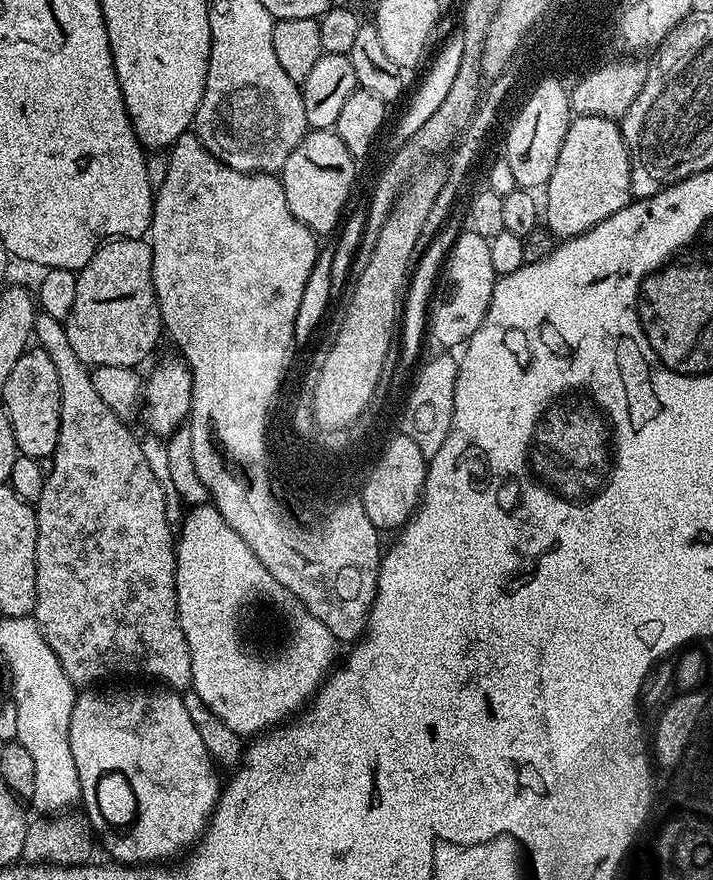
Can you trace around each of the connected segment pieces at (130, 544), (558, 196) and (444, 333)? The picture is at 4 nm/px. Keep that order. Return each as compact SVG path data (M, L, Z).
M37 311L32 327L35 343L50 354L50 362L54 362L54 370L58 370L58 386L60 387L60 429L56 450L50 457L52 469L47 469L44 477L42 498L34 506L36 509L36 611L34 613L38 626L42 630L42 638L58 656L62 670L66 670L66 678L77 686L92 686L95 680L104 680L107 676L153 676L153 681L173 690L184 690L191 685L190 646L186 646L186 638L182 634L180 619L176 613L176 545L174 528L166 518L166 504L162 498L161 487L150 470L146 457L142 454L141 441L131 432L129 425L120 420L102 397L94 390L92 373L89 365L82 363L78 354L74 354L70 346L70 338L66 338L64 321L50 318L50 314Z
M576 116L568 126L566 138L558 152L554 172L545 185L544 224L554 237L560 240L572 239L588 232L598 222L617 213L631 203L630 164L628 148L624 144L624 135L619 123L604 116Z
M471 230L461 231L444 257L442 271L430 300L430 336L444 347L441 349L452 350L455 344L467 344L474 330L478 330L486 318L486 310L498 279L490 262L488 241L482 234Z

